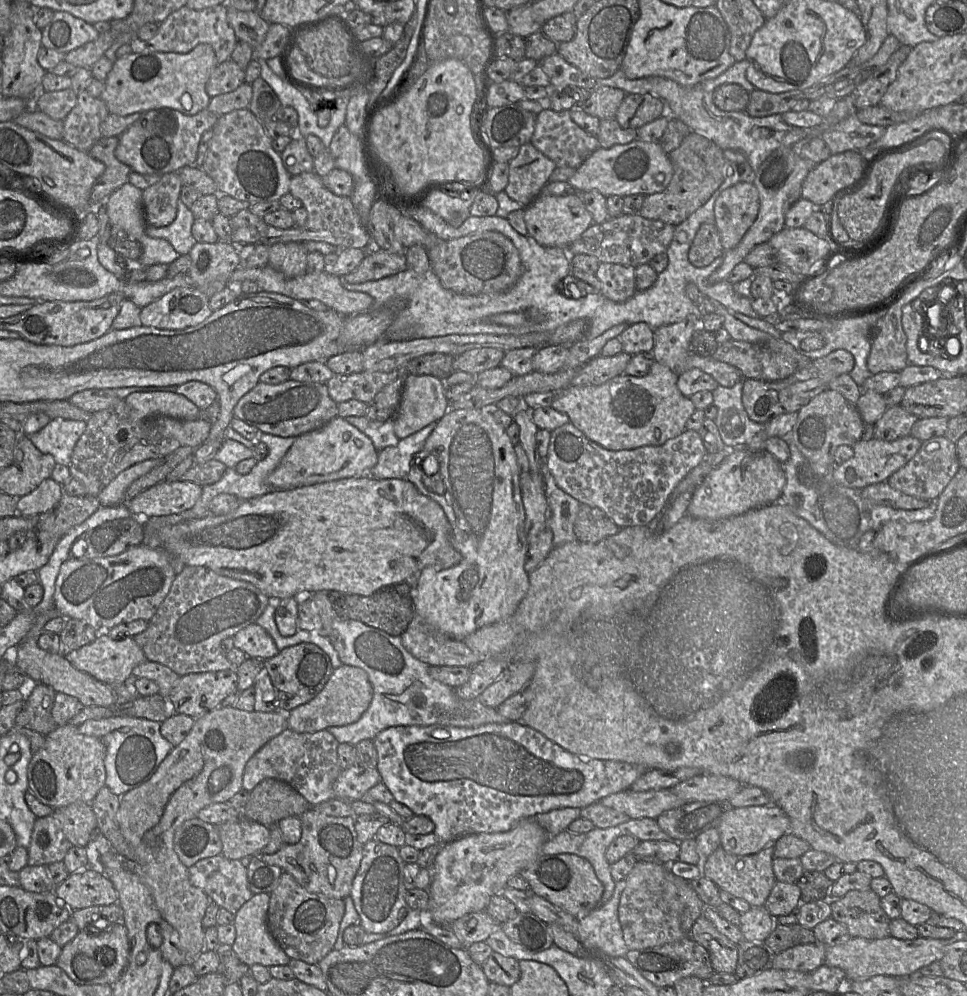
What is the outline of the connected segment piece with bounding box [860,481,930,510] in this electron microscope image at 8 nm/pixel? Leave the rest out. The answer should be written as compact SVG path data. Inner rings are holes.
M887 481L868 485L862 488L860 493L865 499L895 509L919 509L928 506L930 503L930 501L907 495L891 487Z

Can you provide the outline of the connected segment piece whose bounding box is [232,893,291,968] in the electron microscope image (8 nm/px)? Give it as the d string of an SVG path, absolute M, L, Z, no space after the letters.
M270 893L254 894L234 915L236 937L232 948L238 958L249 967L254 964L268 968L270 966L289 965L291 959L269 931L267 924L269 902Z

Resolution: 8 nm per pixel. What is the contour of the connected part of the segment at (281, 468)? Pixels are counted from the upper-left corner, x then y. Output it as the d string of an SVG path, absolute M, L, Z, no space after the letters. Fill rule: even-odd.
M335 417L320 428L295 438L294 443L267 478L272 491L292 490L304 486L362 477L376 465L378 451L371 440L344 418Z

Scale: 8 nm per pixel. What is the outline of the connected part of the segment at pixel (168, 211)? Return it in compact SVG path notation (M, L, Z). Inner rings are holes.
M171 172L162 175L157 183L142 190L147 225L165 227L175 220L181 187L179 174Z

